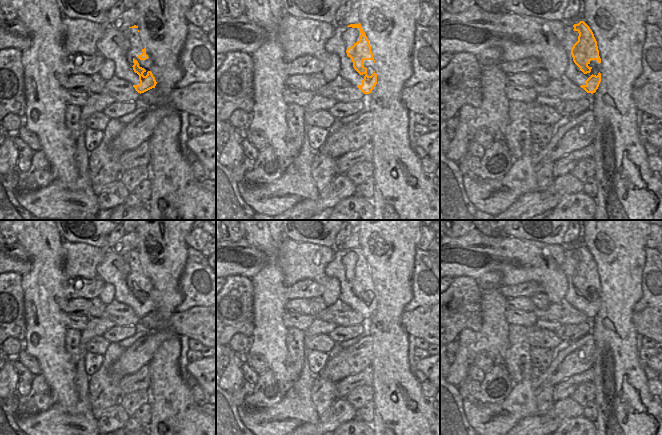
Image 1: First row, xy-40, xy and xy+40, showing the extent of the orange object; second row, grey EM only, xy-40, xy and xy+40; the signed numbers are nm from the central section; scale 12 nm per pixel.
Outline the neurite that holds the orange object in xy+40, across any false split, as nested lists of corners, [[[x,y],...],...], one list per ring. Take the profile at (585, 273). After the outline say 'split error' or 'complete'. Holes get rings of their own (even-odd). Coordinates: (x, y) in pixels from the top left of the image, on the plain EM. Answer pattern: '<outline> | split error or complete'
[[[584,245],[565,251],[562,270],[569,282],[564,299],[587,317],[595,317],[601,306],[601,282],[590,251]]] | split error

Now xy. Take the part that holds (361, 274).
[[[361,248],[334,249],[334,260],[326,266],[326,275],[339,280],[340,300],[364,318],[370,318],[377,308],[377,298],[371,270]]] | split error

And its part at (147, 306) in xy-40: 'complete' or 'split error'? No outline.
split error

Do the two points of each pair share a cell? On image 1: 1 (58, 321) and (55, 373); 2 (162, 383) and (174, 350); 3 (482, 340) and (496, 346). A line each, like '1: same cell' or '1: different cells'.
1: same cell
2: same cell
3: same cell

